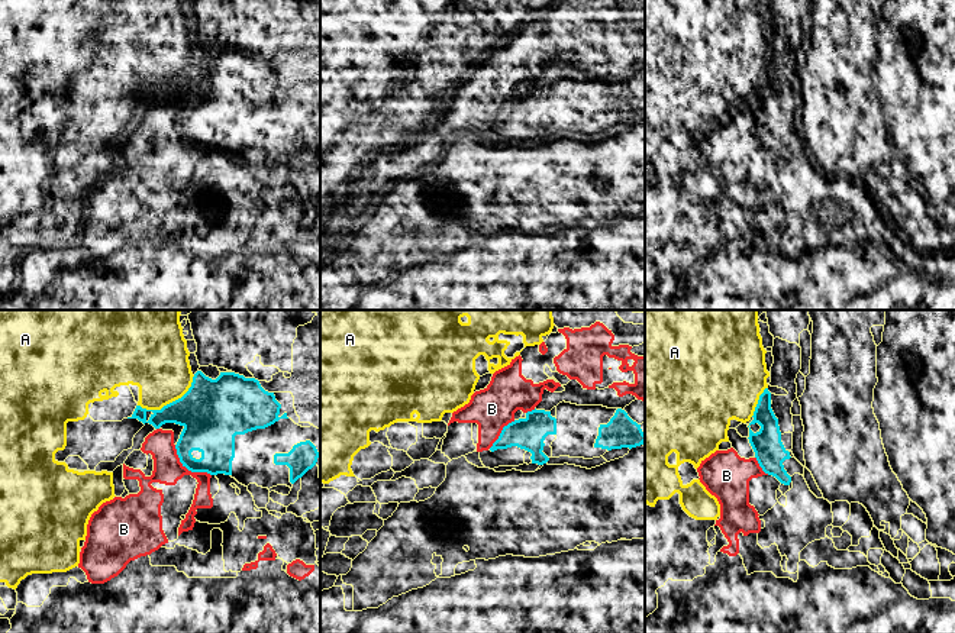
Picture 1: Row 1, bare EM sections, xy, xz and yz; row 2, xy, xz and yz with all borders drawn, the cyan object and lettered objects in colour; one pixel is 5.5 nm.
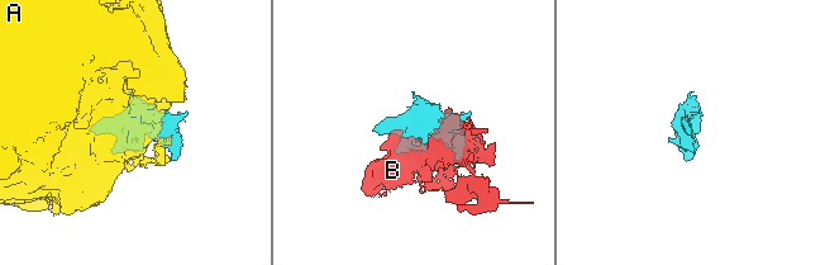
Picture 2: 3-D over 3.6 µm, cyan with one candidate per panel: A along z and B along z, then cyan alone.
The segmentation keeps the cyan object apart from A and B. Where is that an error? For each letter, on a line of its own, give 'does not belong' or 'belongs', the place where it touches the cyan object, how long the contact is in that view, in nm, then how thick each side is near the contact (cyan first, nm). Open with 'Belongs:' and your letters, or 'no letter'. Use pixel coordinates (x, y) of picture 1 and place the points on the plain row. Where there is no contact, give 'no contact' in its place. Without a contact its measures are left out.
Belongs: A
A: belongs; contact xy (170, 78); length 360 nm; calibres 360 and 360 nm
B: does not belong; contact xy (187, 144); length 260 nm; calibres 280 and 160 nm

